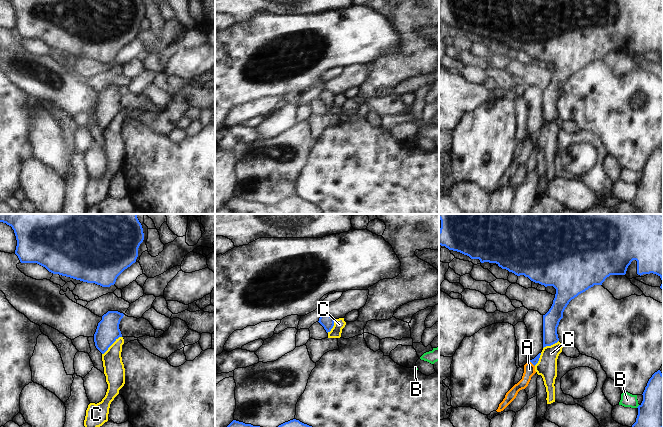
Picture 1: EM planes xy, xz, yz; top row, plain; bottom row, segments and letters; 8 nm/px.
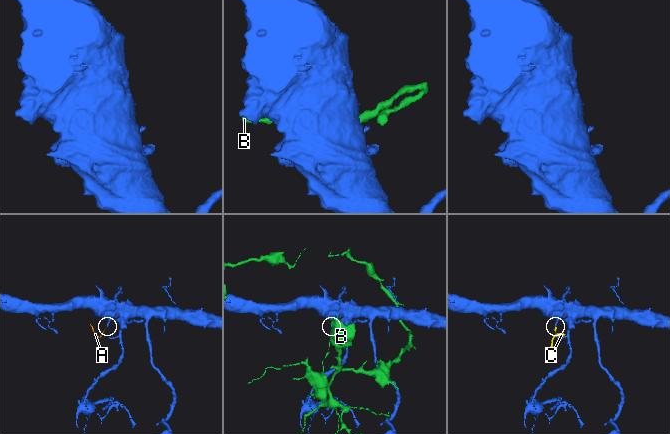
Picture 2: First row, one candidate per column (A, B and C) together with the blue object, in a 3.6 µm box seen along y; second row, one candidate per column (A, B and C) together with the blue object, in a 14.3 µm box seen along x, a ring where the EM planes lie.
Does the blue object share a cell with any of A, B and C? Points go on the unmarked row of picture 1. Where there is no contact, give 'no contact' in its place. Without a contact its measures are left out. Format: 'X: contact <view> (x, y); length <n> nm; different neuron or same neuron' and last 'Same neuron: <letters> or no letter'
A: contact yz (532, 139); length 60 nm; different neuron
B: contact yz (638, 182); length 40 nm; different neuron
C: contact xy (111, 120); length 220 nm; different neuron
Same neuron: no letter

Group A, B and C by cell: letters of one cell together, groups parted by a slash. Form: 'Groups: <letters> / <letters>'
Groups: A C / B

